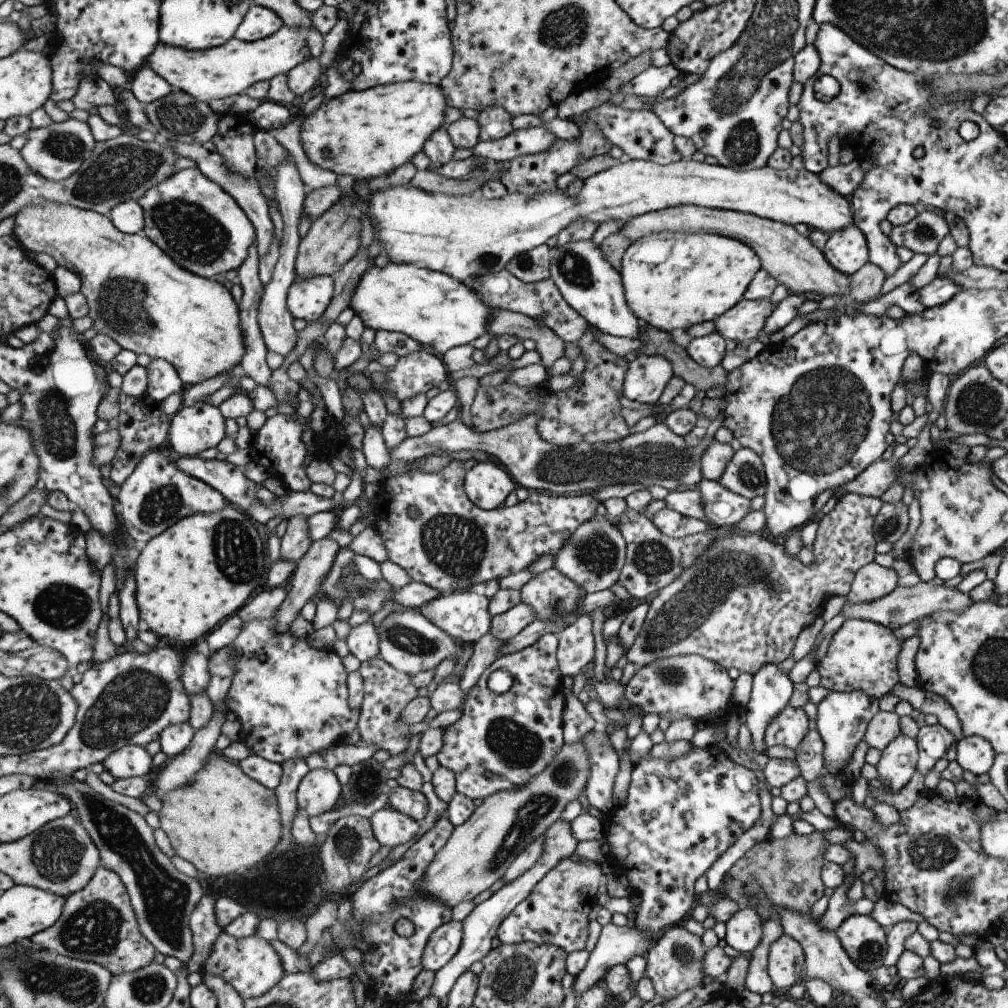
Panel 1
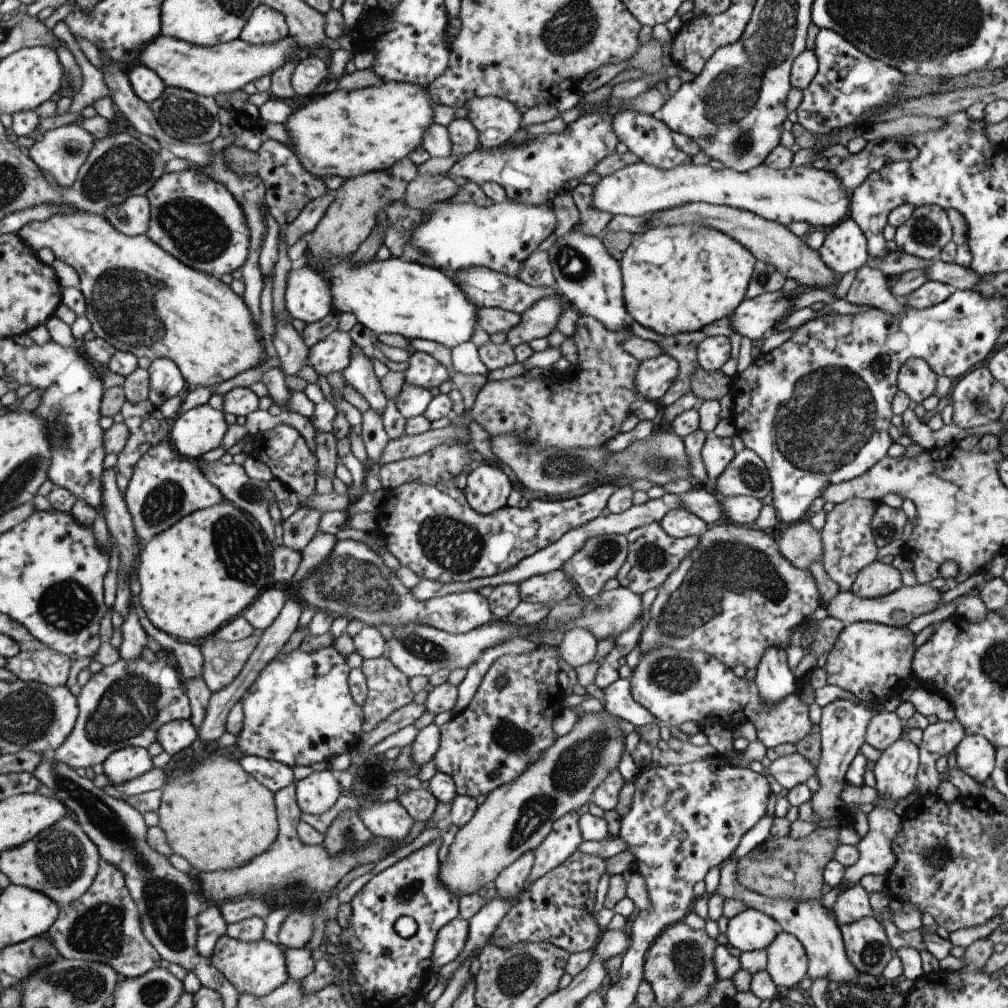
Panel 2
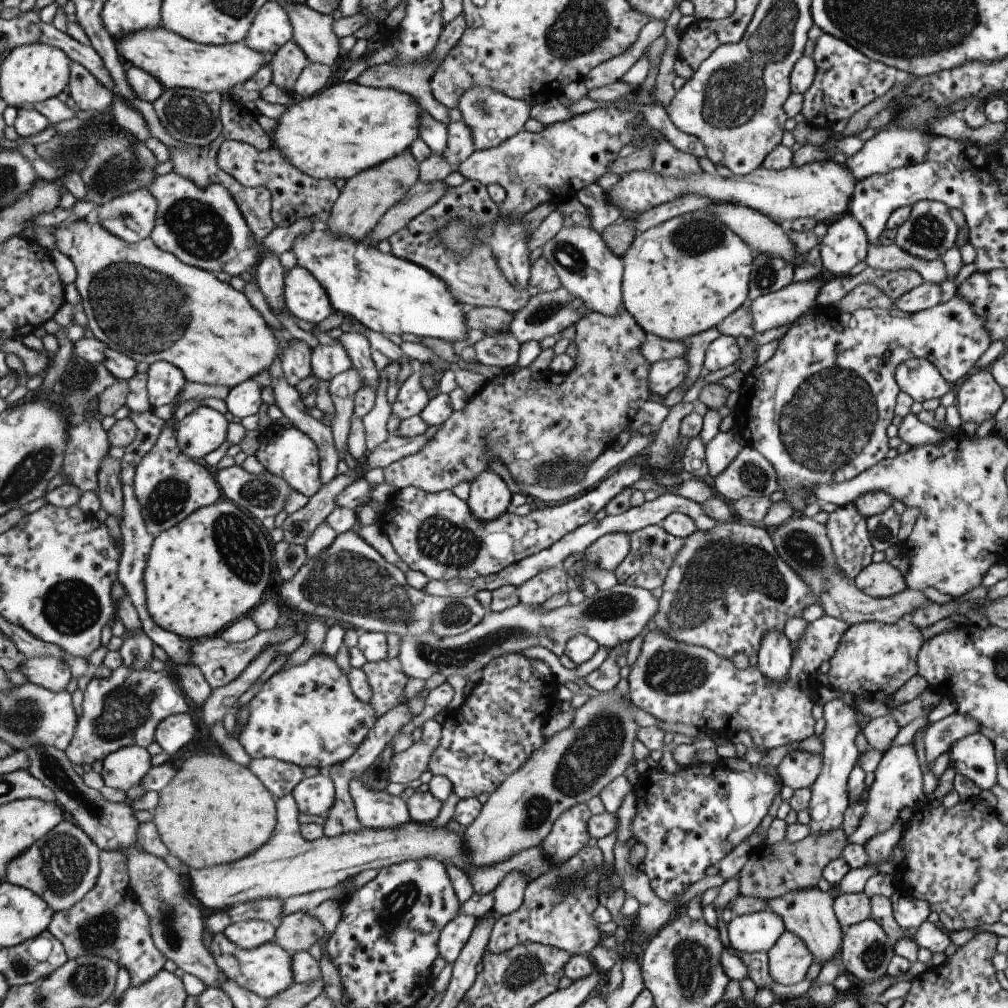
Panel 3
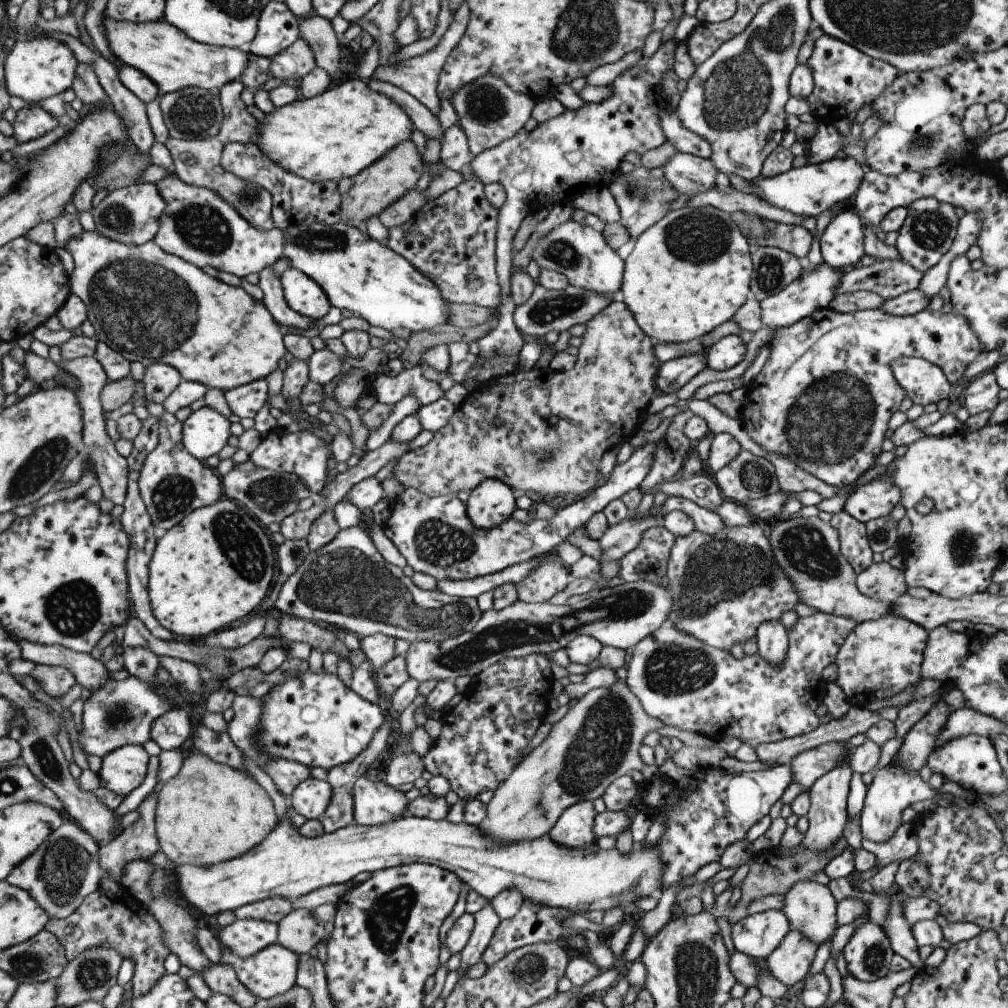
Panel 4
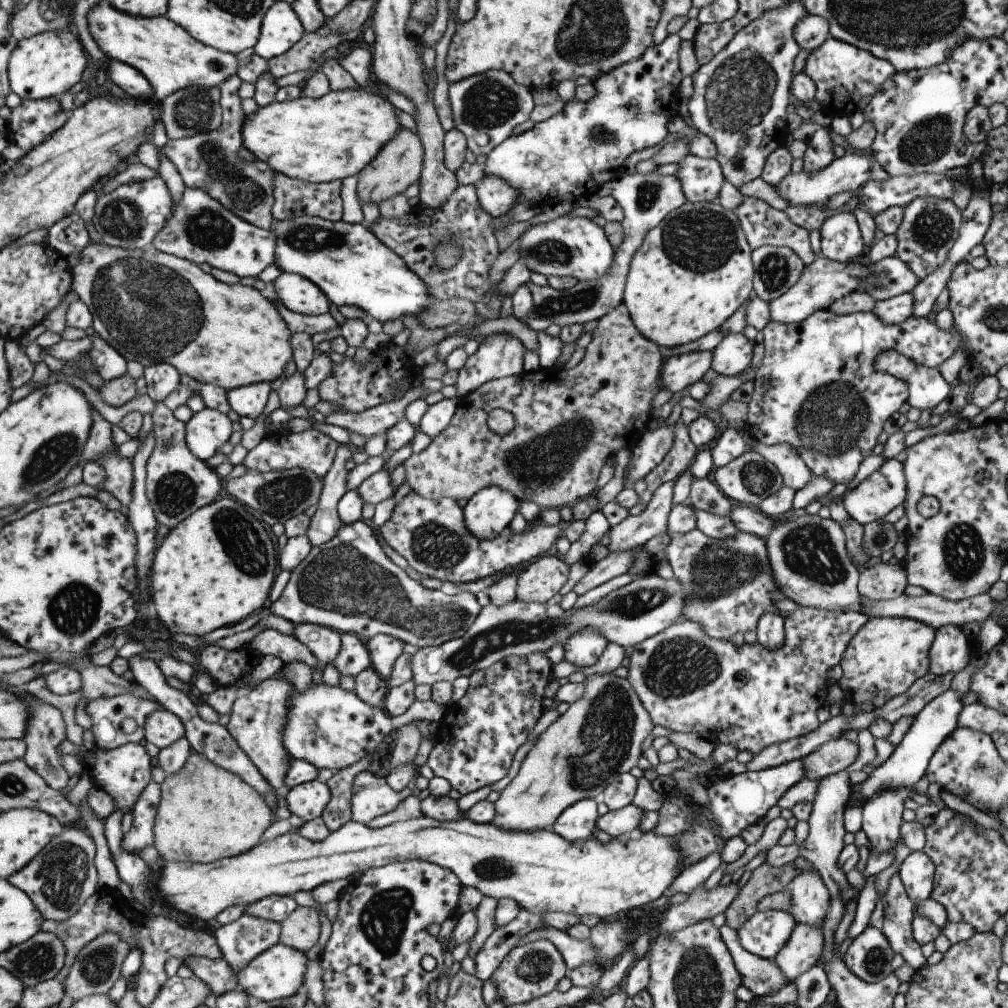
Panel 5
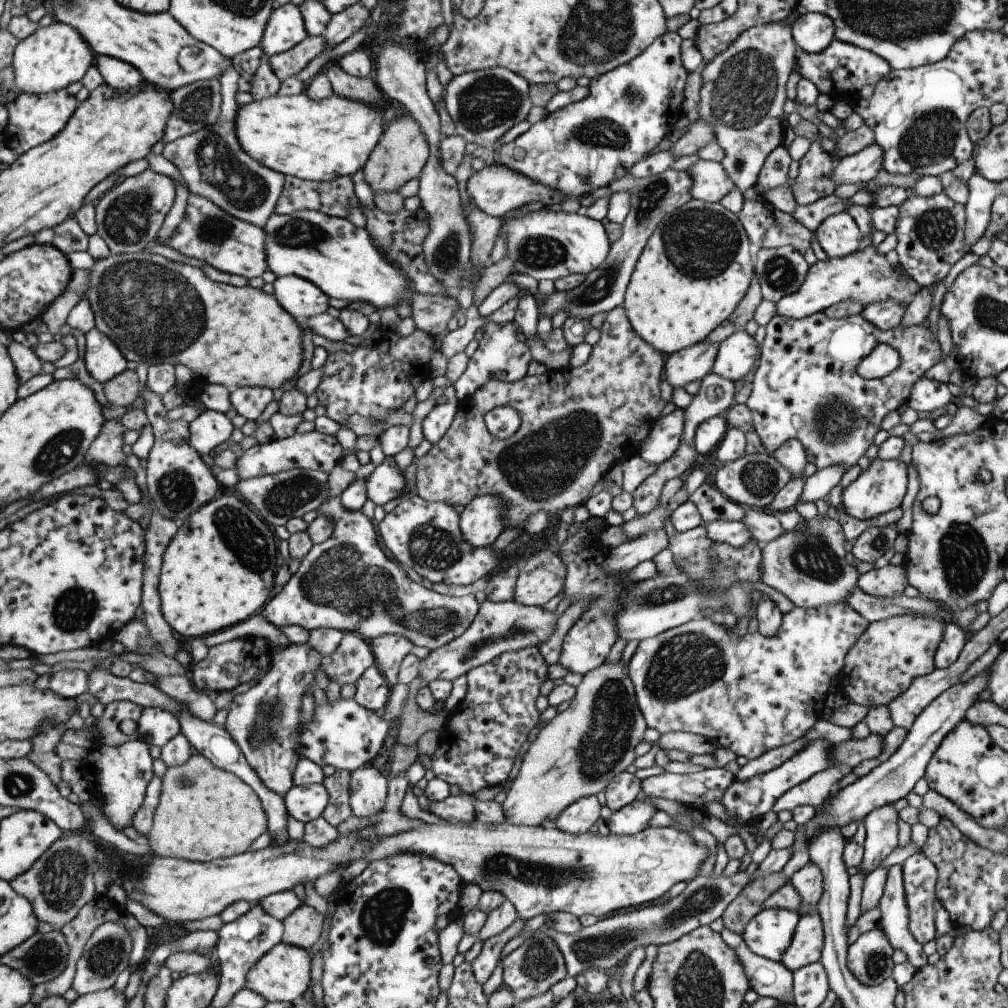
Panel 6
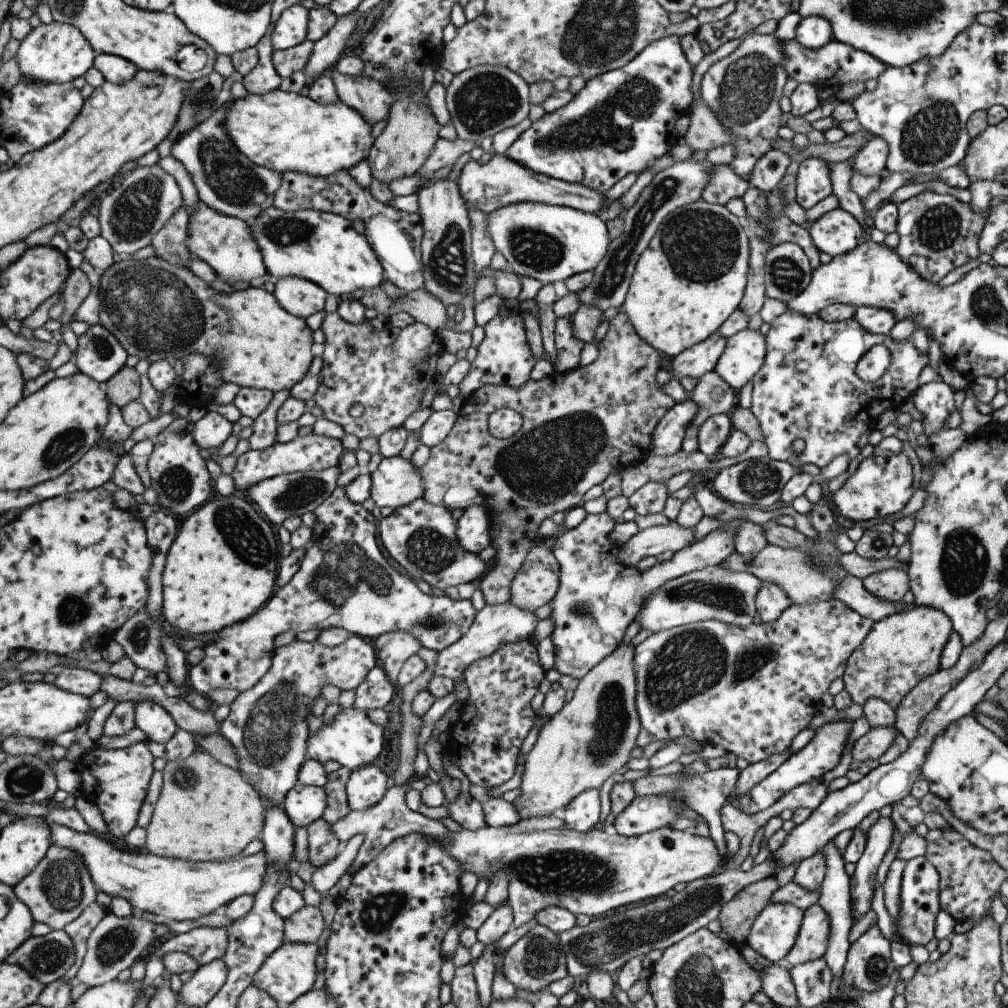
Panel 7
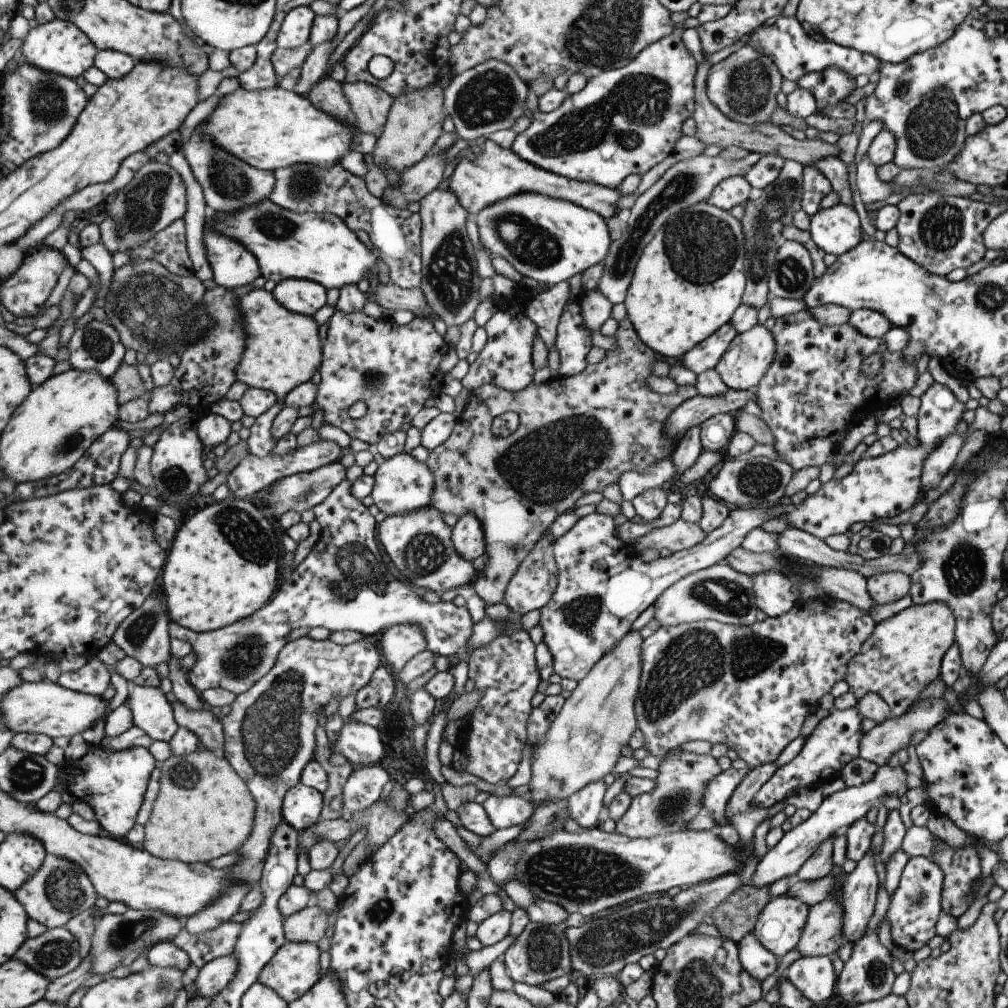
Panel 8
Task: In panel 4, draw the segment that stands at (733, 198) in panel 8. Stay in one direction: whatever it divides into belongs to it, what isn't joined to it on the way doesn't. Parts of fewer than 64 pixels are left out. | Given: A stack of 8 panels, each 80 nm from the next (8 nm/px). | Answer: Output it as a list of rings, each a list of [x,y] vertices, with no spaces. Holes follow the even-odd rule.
[[[675,153],[657,171],[678,192],[692,197],[715,188],[717,169],[709,159],[689,153]]]

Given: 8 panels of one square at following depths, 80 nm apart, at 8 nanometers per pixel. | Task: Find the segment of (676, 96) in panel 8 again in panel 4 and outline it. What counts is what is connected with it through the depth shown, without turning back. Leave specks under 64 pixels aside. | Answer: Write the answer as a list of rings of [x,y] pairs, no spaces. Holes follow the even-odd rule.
[[[674,38],[662,42],[657,50],[648,57],[637,59],[630,67],[617,75],[617,78],[608,84],[612,91],[601,101],[596,103],[583,103],[577,109],[564,109],[555,118],[537,123],[530,131],[519,129],[515,135],[505,140],[491,150],[482,152],[478,157],[474,157],[471,163],[474,176],[483,181],[485,185],[499,183],[507,191],[507,202],[498,218],[497,237],[497,272],[501,283],[501,304],[499,304],[498,322],[495,329],[489,331],[487,335],[476,340],[479,354],[483,358],[491,358],[495,355],[515,356],[524,343],[520,332],[513,322],[513,312],[516,308],[510,294],[510,269],[511,269],[511,239],[517,230],[521,220],[527,213],[532,213],[541,206],[555,204],[572,205],[576,196],[590,190],[605,189],[606,186],[620,172],[619,163],[627,152],[636,152],[642,155],[645,151],[657,148],[662,145],[666,138],[662,128],[659,126],[659,113],[664,109],[660,101],[660,84],[664,73],[672,70],[673,53],[677,47],[677,40]]]

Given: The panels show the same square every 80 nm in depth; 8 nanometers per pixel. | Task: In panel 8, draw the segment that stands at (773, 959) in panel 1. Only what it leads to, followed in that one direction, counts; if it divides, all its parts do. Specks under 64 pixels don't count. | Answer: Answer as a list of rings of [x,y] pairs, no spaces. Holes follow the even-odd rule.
[[[837,899],[822,900],[808,908],[796,948],[802,957],[829,956],[843,945],[842,908]]]

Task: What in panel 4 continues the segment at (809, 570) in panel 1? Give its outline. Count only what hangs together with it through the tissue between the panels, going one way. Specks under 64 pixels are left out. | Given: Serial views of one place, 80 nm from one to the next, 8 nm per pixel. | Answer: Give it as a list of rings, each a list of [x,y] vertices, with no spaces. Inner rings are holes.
[[[843,510],[833,514],[829,523],[837,531],[840,553],[856,575],[863,572],[863,569],[872,563],[872,552],[867,544],[865,525]],[[757,525],[725,527],[712,535],[693,529],[682,537],[675,537],[666,564],[667,588],[673,604],[668,624],[713,648],[727,649],[735,642],[744,643],[755,636],[762,622],[777,619],[781,613],[793,610],[799,602],[796,592],[785,573],[773,558],[768,538]]]

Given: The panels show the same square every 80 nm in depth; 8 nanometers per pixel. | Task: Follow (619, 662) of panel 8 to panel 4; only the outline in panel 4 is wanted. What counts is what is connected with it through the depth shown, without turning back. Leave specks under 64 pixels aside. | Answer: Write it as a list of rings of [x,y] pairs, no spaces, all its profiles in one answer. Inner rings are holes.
[[[617,680],[605,687],[588,690],[578,698],[575,705],[568,708],[559,721],[550,725],[547,736],[519,761],[518,767],[494,792],[492,800],[488,803],[488,817],[479,827],[486,835],[500,843],[521,843],[547,835],[567,807],[579,801],[592,801],[600,797],[611,782],[627,772],[637,775],[643,766],[637,753],[643,736],[663,725],[660,720],[652,719],[642,709],[637,697],[625,682],[620,683]]]

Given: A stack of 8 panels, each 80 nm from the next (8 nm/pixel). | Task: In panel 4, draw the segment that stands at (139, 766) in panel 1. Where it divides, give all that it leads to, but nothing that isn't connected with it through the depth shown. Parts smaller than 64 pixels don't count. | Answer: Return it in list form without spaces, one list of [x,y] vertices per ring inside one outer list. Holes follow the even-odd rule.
[[[125,745],[101,758],[102,764],[97,772],[101,786],[125,798],[142,785],[149,772],[150,756],[142,745]]]

